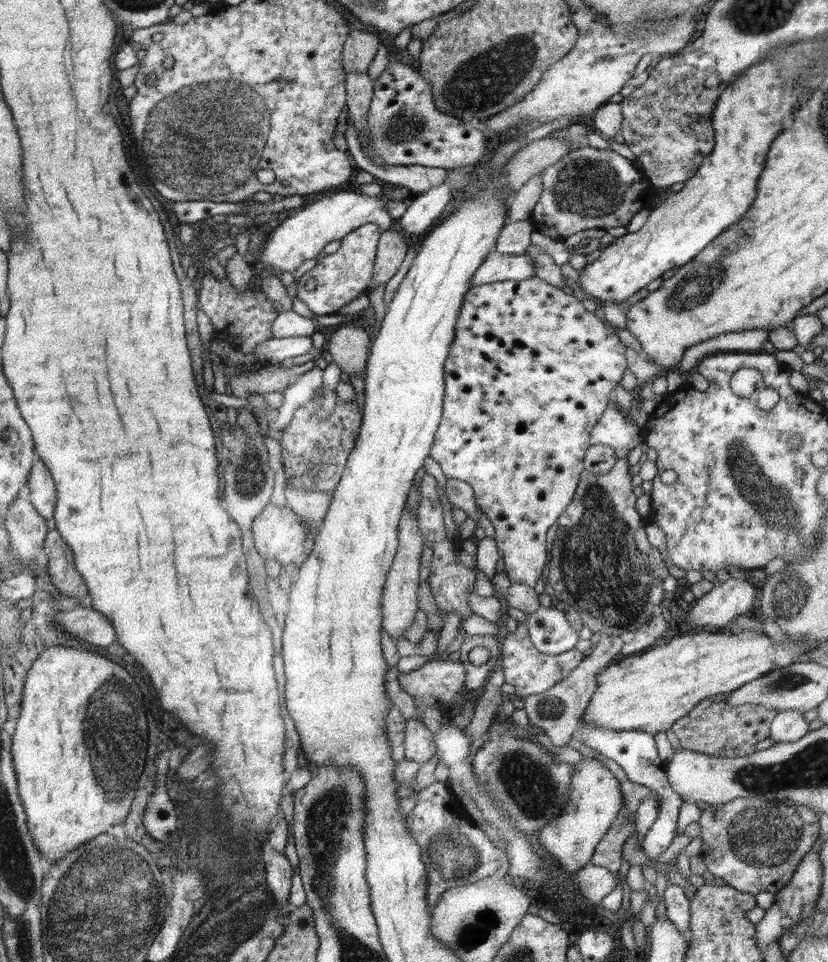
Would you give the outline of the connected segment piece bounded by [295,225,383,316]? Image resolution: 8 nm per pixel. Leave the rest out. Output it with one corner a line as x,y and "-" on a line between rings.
378,225
360,226
341,239
341,245
332,254
327,254
319,263
299,278
295,284
297,299
304,302
314,315
334,315
350,300
366,292
372,280
377,244
383,229

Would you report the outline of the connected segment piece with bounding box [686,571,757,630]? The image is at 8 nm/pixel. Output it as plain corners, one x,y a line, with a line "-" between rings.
732,572
728,581
720,583
705,596
694,600
686,617
688,624
702,630
724,628
754,604
757,584
750,577
750,572

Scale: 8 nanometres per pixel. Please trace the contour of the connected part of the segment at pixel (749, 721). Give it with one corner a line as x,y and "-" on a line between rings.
720,696
711,697
699,702
686,717
675,722
672,732
681,741
682,748
717,757
741,757
752,754
755,751
756,744
769,737
769,730
772,728
773,718
777,714
778,712
775,708
764,708
759,704
730,706

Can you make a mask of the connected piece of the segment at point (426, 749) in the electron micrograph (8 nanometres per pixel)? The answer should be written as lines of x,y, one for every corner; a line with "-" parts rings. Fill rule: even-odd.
406,718
404,729
405,758
418,764
426,764
434,754
438,754
434,734
417,718

